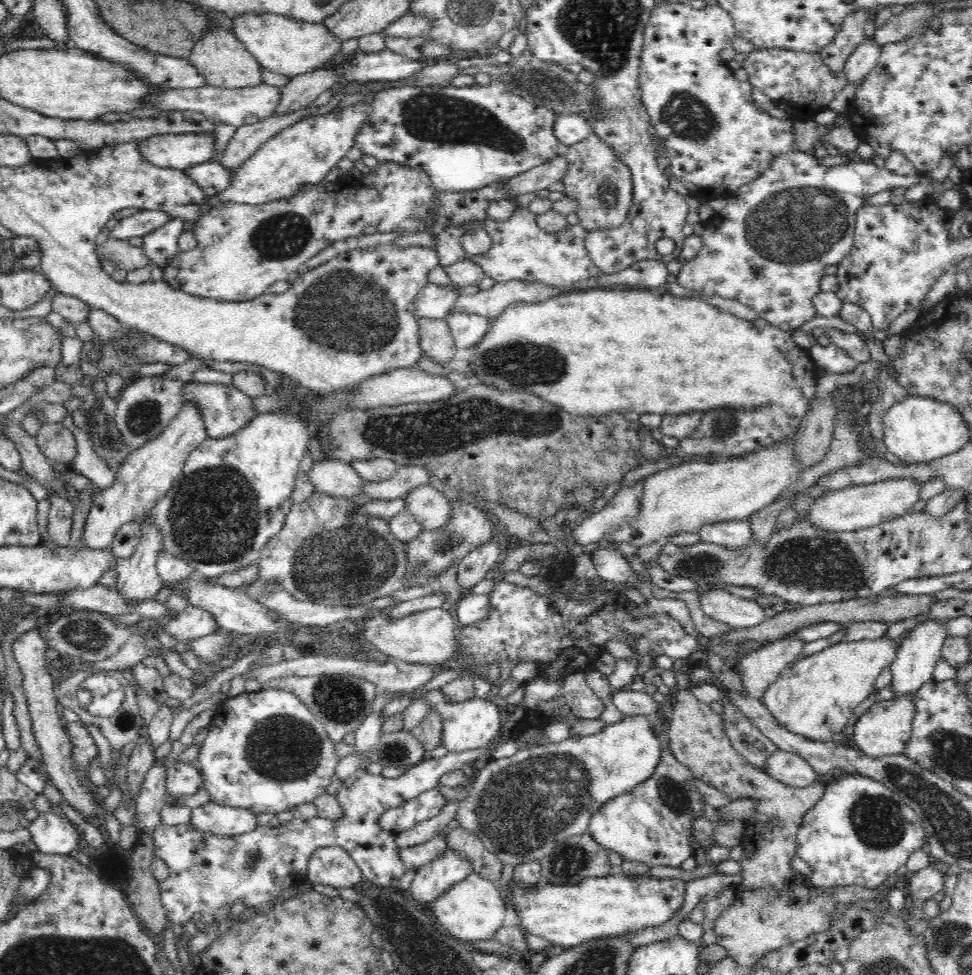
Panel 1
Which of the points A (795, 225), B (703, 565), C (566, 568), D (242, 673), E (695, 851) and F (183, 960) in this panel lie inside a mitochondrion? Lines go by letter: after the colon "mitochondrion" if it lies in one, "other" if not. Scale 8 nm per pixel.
A: mitochondrion
B: mitochondrion
C: other
D: other
E: other
F: other

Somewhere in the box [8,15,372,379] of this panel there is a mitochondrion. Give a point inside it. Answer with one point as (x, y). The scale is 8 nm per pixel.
(284, 236)

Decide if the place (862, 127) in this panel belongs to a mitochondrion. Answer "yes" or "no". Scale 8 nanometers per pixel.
no

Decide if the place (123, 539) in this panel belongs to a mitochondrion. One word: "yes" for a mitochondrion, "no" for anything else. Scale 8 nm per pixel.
no

